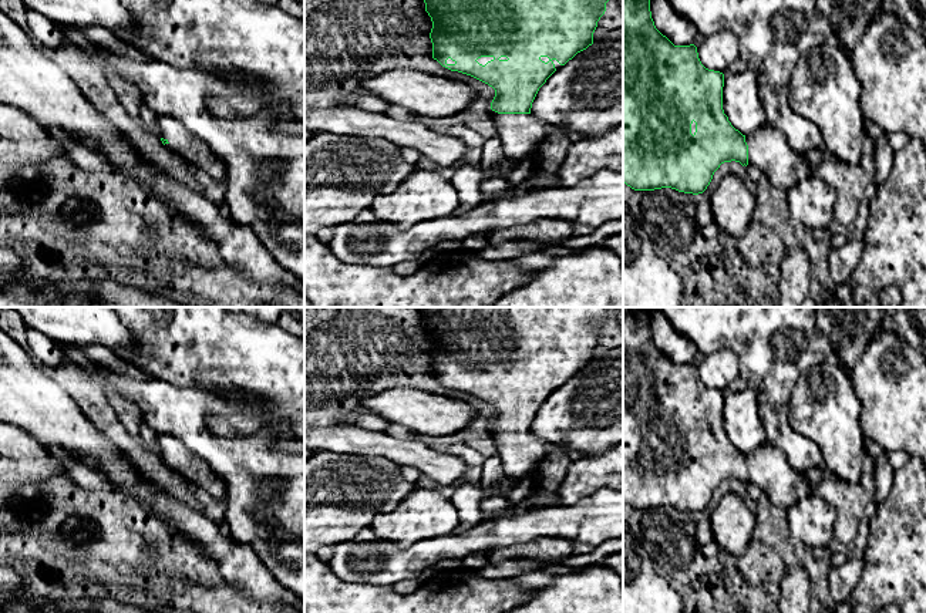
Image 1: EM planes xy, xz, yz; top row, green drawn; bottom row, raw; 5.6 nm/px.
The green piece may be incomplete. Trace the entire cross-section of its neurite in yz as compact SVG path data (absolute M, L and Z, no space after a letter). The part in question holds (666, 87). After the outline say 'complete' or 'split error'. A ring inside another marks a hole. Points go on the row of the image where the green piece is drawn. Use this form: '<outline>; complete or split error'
M623 0L623 183L634 191L671 188L698 195L724 162L755 165L781 191L815 175L804 155L791 149L782 132L770 125L748 135L735 129L723 110L724 74L706 68L694 44L674 46L654 26L650 0Z; split error

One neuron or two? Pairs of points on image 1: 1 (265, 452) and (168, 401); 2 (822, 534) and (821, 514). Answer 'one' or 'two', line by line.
1: one
2: one

